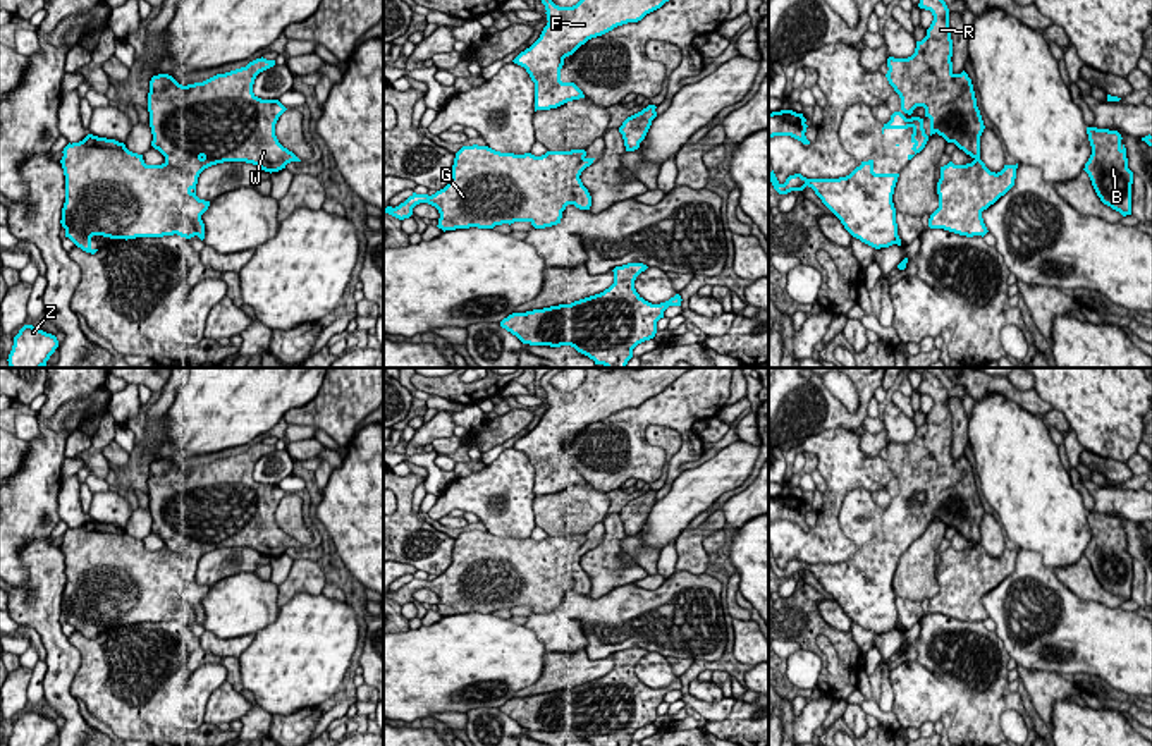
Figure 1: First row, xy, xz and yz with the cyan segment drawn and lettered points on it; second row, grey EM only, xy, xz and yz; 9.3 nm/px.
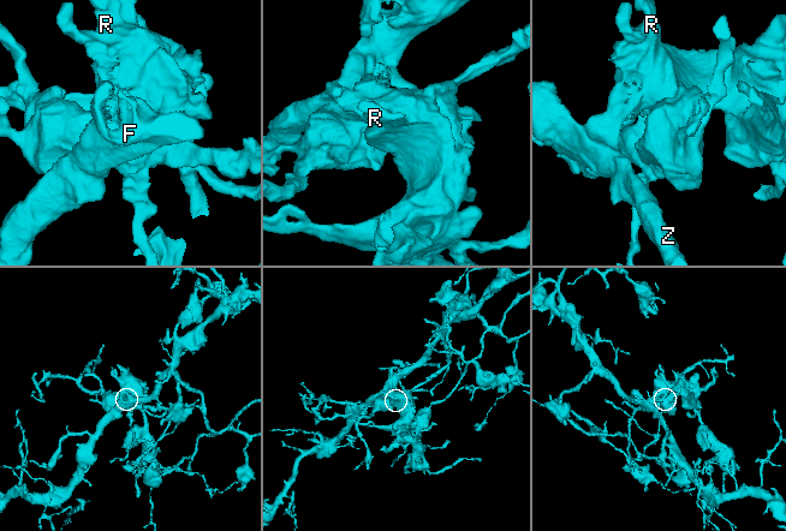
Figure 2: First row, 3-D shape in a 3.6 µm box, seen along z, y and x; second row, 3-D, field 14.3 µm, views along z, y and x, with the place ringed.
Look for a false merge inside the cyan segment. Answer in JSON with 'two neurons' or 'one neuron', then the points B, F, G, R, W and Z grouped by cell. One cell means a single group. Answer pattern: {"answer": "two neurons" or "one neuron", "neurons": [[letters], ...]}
{"answer": "two neurons", "neurons": [["B", "F", "R", "W", "Z"], ["G"]]}

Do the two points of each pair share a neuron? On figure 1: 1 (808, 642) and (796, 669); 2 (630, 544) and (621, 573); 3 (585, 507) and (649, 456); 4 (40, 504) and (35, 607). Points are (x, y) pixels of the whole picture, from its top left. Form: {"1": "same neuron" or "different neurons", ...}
{"1": "different neurons", "2": "different neurons", "3": "different neurons", "4": "different neurons"}

